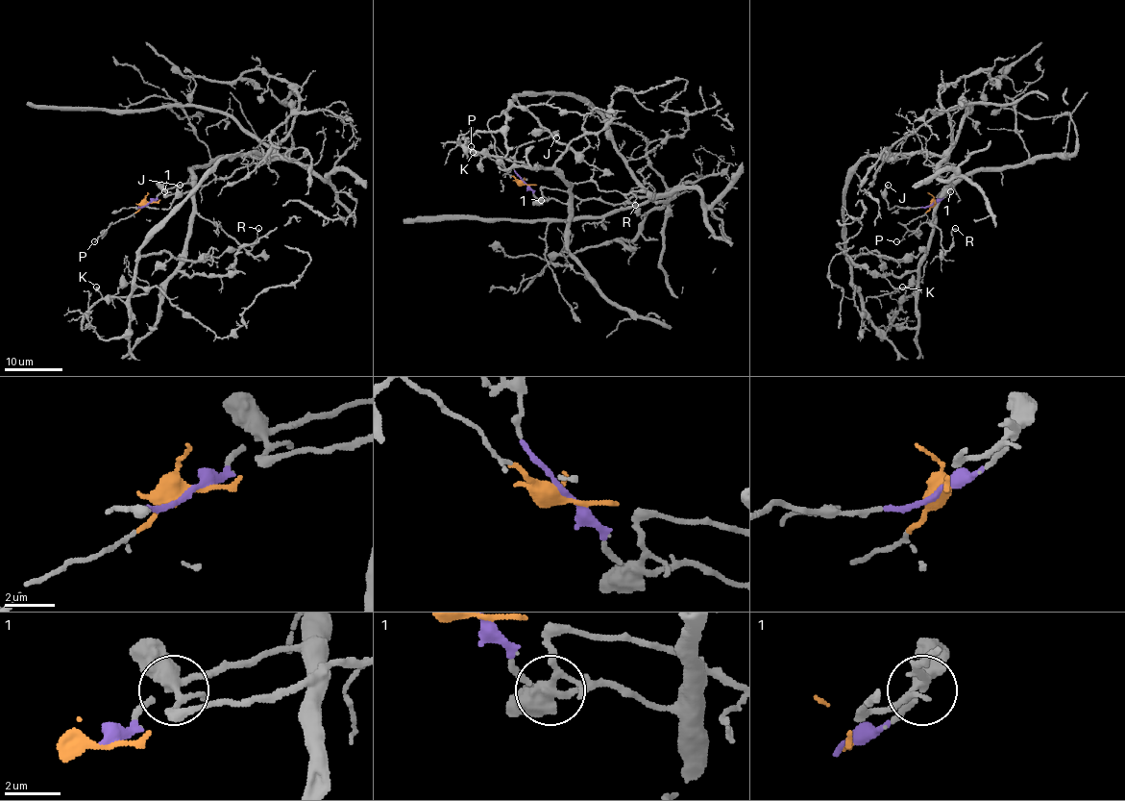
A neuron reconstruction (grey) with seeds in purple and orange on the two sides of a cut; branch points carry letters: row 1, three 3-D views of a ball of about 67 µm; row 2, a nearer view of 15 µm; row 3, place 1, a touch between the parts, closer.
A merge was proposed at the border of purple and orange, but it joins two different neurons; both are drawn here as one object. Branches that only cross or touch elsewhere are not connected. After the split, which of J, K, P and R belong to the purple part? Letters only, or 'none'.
J, K, R

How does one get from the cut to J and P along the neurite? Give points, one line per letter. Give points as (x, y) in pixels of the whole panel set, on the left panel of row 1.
J: (146, 204), (137, 208), (166, 210), (180, 185)
P: (146, 204), (134, 213), (113, 222), (94, 241)

